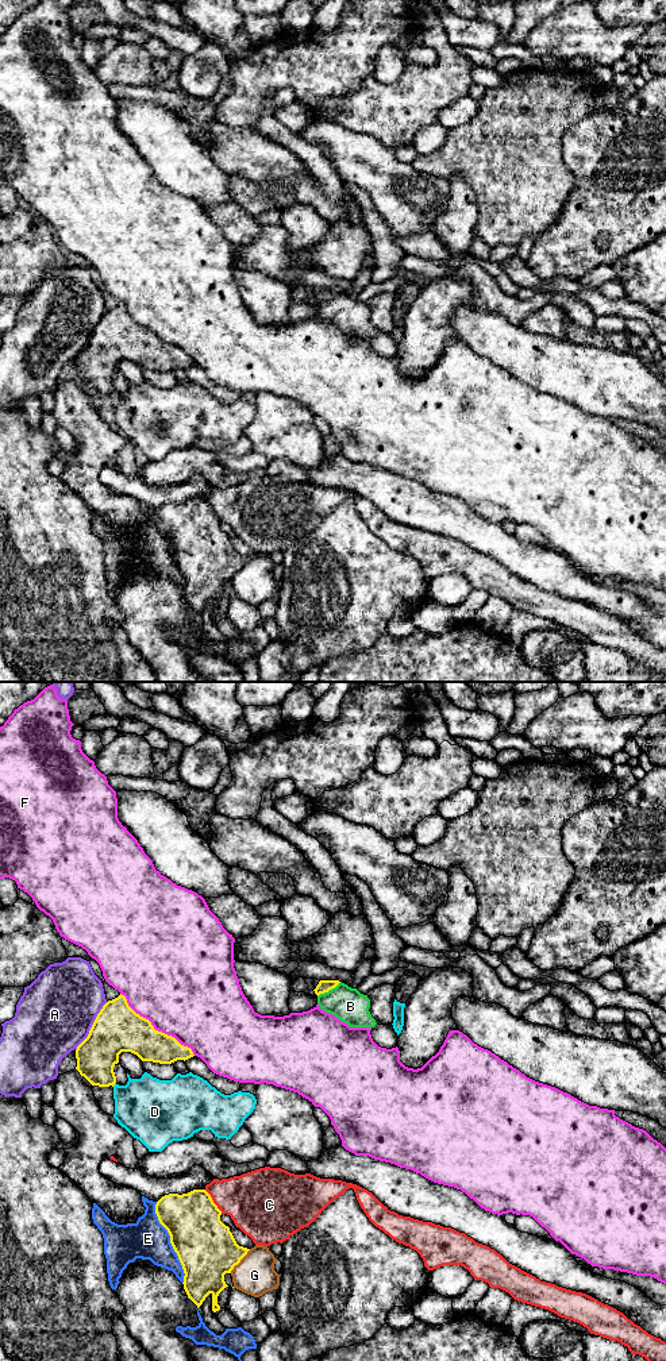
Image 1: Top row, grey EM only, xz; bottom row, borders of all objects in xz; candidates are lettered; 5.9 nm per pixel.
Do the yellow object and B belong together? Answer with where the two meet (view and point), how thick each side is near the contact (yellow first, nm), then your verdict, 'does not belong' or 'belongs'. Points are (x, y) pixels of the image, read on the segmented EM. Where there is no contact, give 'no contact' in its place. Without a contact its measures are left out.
xz (328, 990) | 80/200 nm | does not belong

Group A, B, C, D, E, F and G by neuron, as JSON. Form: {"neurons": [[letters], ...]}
{"neurons": [["A"], ["B"], ["C"], ["D"], ["E"], ["F"], ["G"]]}

